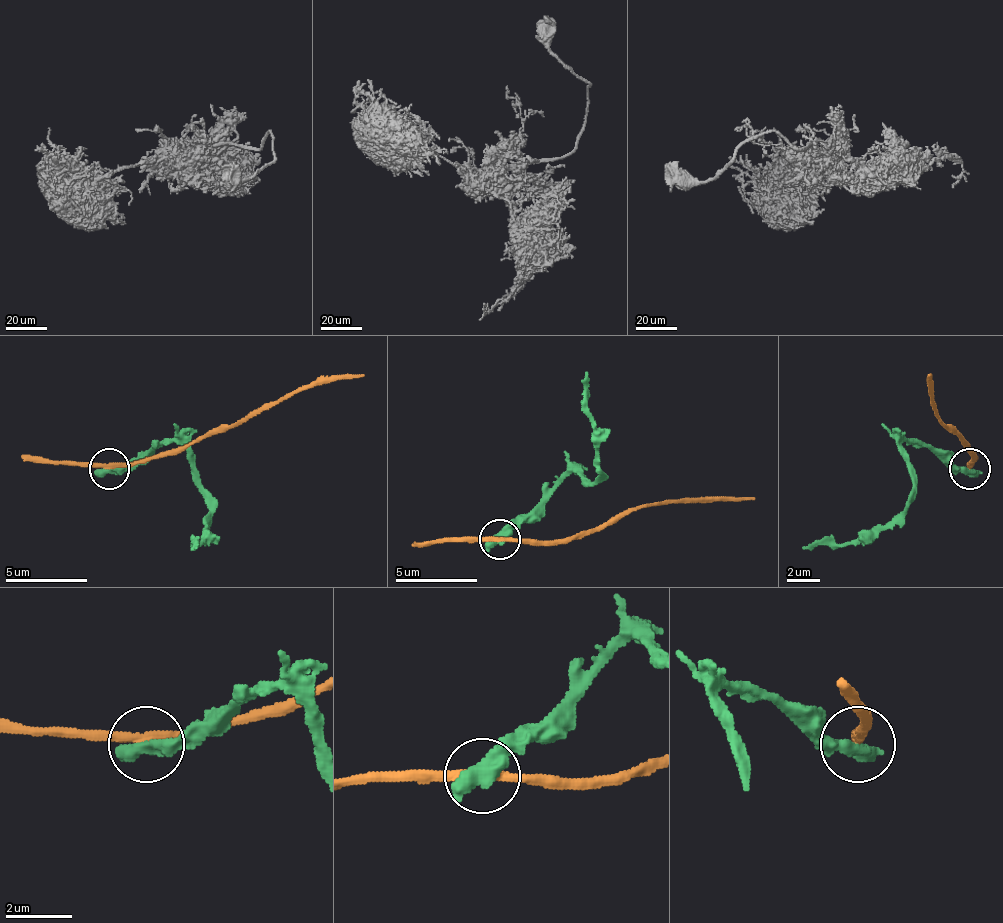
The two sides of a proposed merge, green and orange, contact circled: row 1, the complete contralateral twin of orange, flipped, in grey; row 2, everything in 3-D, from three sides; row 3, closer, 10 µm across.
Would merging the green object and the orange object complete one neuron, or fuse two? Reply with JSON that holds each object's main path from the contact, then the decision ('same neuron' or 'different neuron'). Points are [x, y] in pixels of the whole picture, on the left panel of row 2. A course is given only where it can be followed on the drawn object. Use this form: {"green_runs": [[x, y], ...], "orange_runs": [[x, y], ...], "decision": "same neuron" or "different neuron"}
{"green_runs": [[108, 470], [124, 470], [153, 445], [173, 441], [181, 449], [210, 510], [194, 547]], "orange_runs": [[108, 470], [181, 453], [304, 388], [365, 376]], "decision": "different neuron"}

